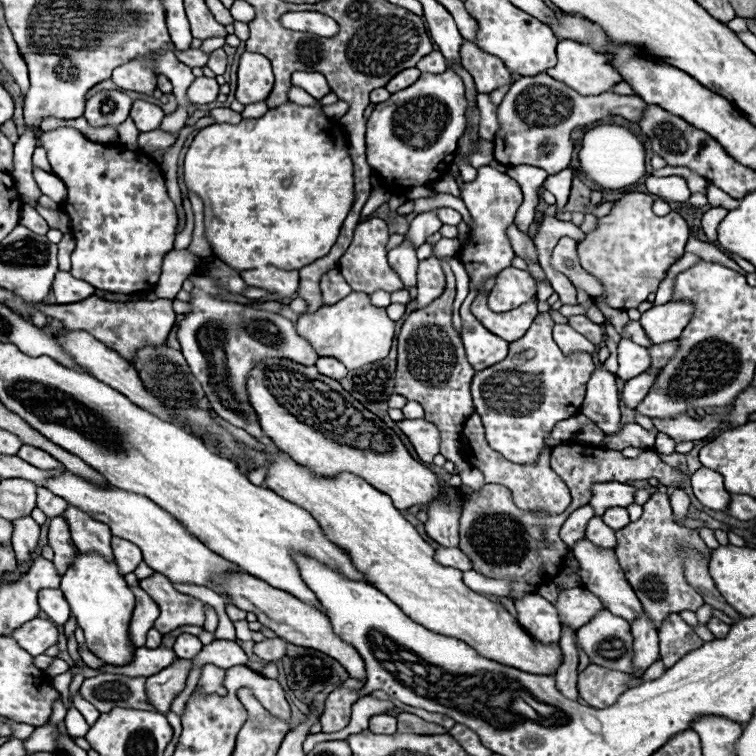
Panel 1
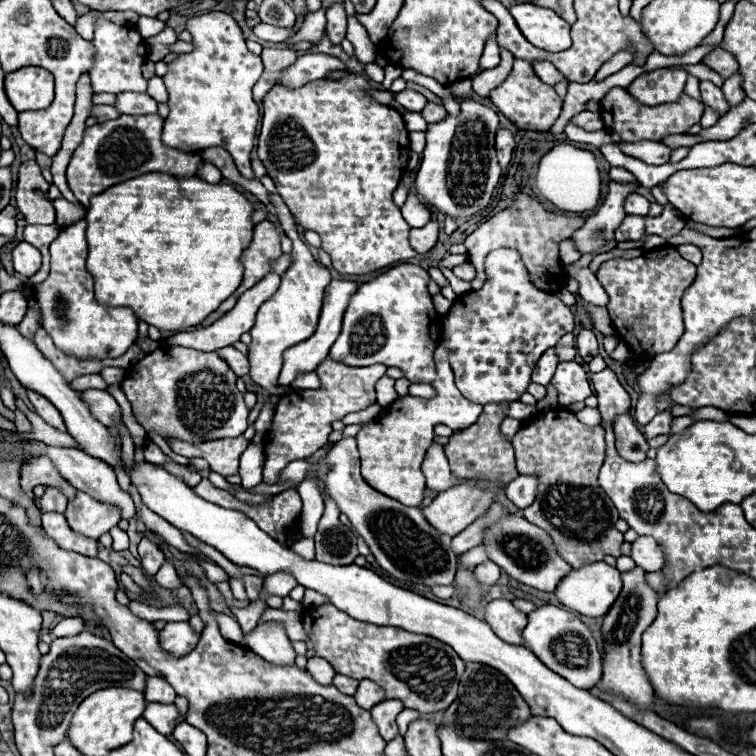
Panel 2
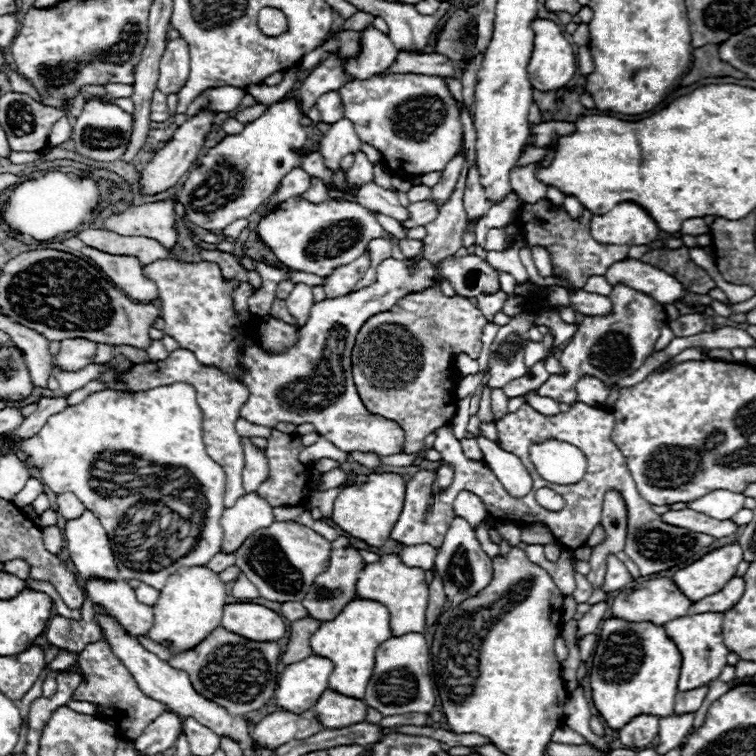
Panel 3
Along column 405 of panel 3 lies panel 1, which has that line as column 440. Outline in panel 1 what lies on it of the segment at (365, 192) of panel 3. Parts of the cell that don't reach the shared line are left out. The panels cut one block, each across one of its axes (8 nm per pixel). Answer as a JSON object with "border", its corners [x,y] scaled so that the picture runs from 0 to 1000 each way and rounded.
{"border":[[[579,275],[577,283],[579,283],[579,288],[582,288],[587,296],[601,296],[601,299],[603,299],[603,296],[611,291],[611,286],[608,286],[603,278],[598,278],[598,275]]]}

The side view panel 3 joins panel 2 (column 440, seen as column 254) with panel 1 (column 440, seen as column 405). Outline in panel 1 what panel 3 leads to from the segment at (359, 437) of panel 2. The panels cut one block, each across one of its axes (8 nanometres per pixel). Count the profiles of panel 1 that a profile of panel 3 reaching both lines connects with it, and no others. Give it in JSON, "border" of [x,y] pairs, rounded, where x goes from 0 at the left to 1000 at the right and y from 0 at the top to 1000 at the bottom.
{"border":[[[569,339],[566,344],[558,344],[553,352],[553,378],[550,378],[553,407],[563,407],[577,394],[582,394],[582,389],[587,386],[587,378],[590,378],[590,365],[582,344],[574,339]]]}

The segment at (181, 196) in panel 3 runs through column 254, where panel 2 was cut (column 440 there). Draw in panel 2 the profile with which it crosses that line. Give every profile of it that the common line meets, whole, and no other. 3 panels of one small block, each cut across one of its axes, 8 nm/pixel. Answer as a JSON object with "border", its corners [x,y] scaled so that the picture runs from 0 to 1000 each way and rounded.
{"border":[[[611,132],[606,153],[590,151],[590,156],[585,156],[582,161],[569,161],[563,167],[563,193],[558,201],[558,214],[548,238],[553,259],[571,275],[582,278],[585,283],[595,283],[601,288],[622,288],[632,283],[638,275],[643,275],[651,267],[651,257],[664,233],[653,198],[653,177],[659,169],[661,167],[656,148],[627,132]]]}

